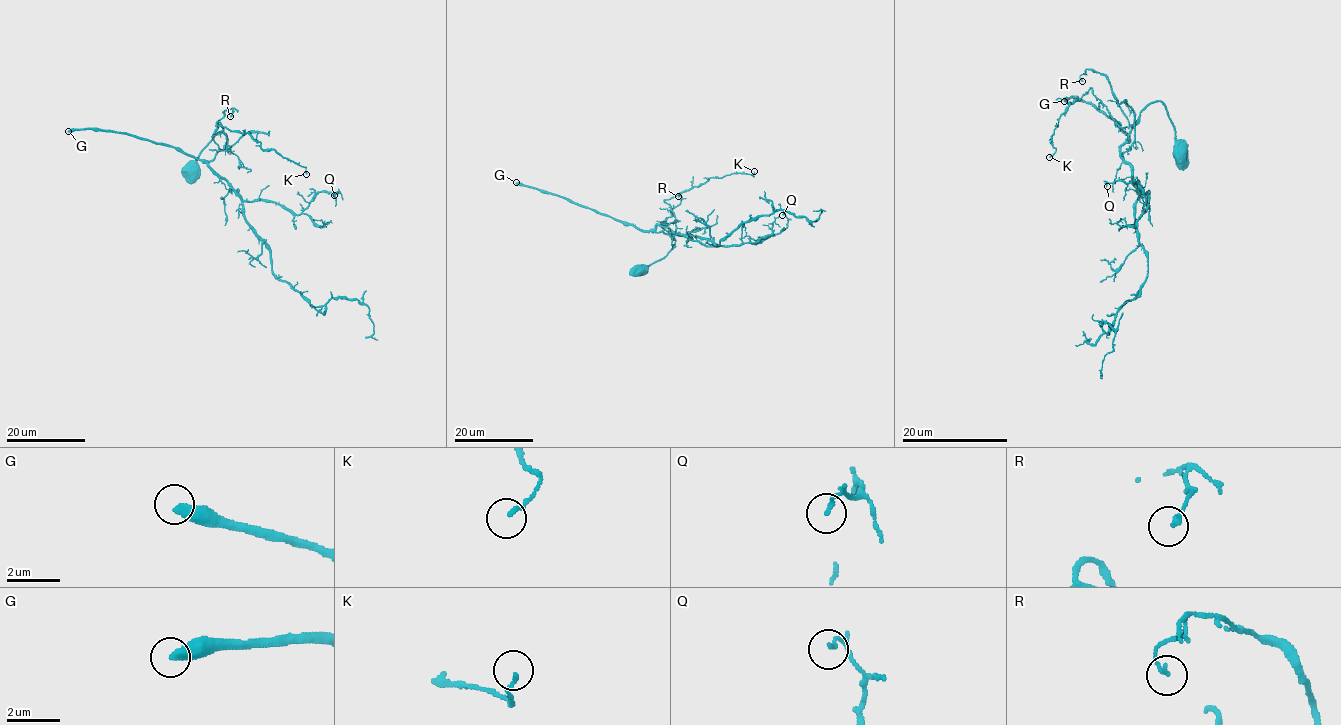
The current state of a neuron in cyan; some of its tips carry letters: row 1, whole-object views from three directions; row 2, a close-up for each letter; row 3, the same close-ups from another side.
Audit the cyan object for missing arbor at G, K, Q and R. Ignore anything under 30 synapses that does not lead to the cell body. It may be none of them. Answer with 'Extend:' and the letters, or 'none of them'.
Extend: G

